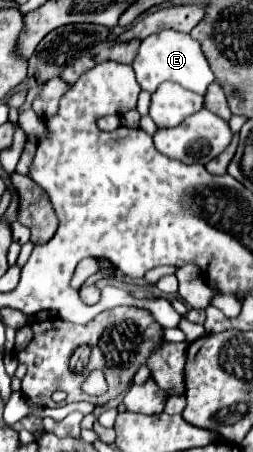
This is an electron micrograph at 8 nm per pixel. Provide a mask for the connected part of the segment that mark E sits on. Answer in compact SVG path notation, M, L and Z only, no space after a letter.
M163 30L163 32L147 36L147 40L141 42L139 54L131 66L137 74L139 86L143 90L147 90L149 94L153 94L159 88L159 84L163 84L163 82L175 82L191 92L199 92L201 96L205 96L209 84L215 82L215 74L201 50L201 44L183 32Z

